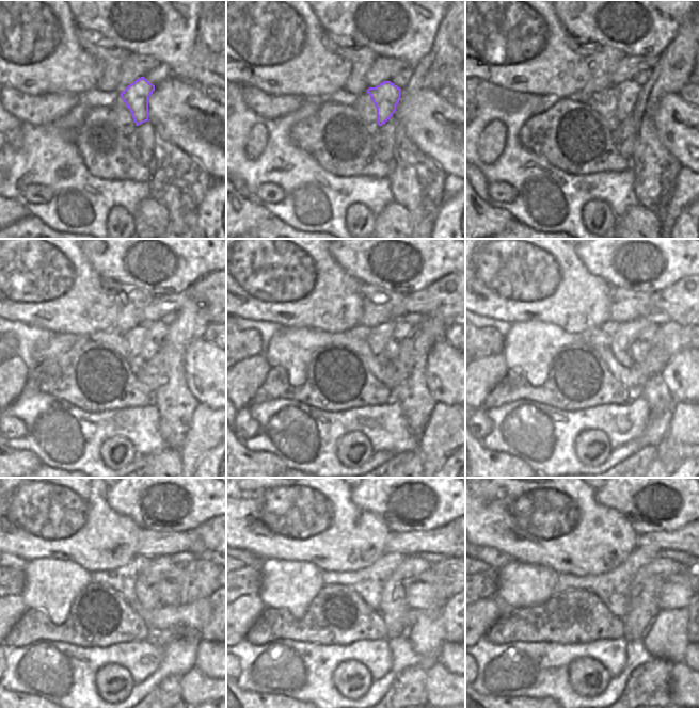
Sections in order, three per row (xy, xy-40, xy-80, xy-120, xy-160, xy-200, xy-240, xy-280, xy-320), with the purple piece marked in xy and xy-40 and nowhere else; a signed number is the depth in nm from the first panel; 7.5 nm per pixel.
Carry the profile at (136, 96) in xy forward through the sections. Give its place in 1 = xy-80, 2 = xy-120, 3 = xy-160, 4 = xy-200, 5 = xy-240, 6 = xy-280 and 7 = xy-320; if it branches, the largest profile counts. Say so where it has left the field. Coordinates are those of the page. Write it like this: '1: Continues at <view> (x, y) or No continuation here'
1: Continues at xy-80 (628, 92)
2: Continues at xy-120 (156, 332)
3: Continues at xy-160 (402, 330)
4: Continues at xy-200 (639, 350)
5: Continues at xy-240 (170, 591)
6: Continues at xy-280 (421, 594)
7: Continues at xy-320 (676, 592).

